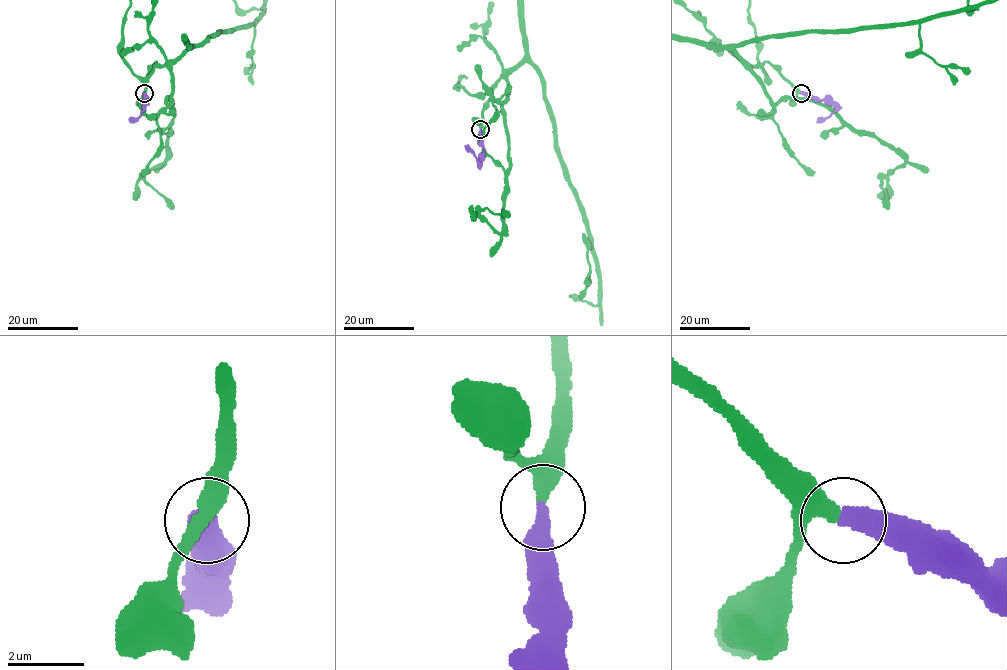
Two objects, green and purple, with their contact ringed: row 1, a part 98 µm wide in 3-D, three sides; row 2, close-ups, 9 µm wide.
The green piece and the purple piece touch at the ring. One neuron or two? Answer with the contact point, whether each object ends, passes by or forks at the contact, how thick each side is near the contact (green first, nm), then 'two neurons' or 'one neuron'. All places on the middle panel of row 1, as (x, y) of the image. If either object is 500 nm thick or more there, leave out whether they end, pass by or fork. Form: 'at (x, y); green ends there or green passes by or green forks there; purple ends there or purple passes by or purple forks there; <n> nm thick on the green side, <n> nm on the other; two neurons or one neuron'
at (480, 129); green passes by; purple ends there; 320 nm thick on the green side, 480 nm on the other; one neuron

